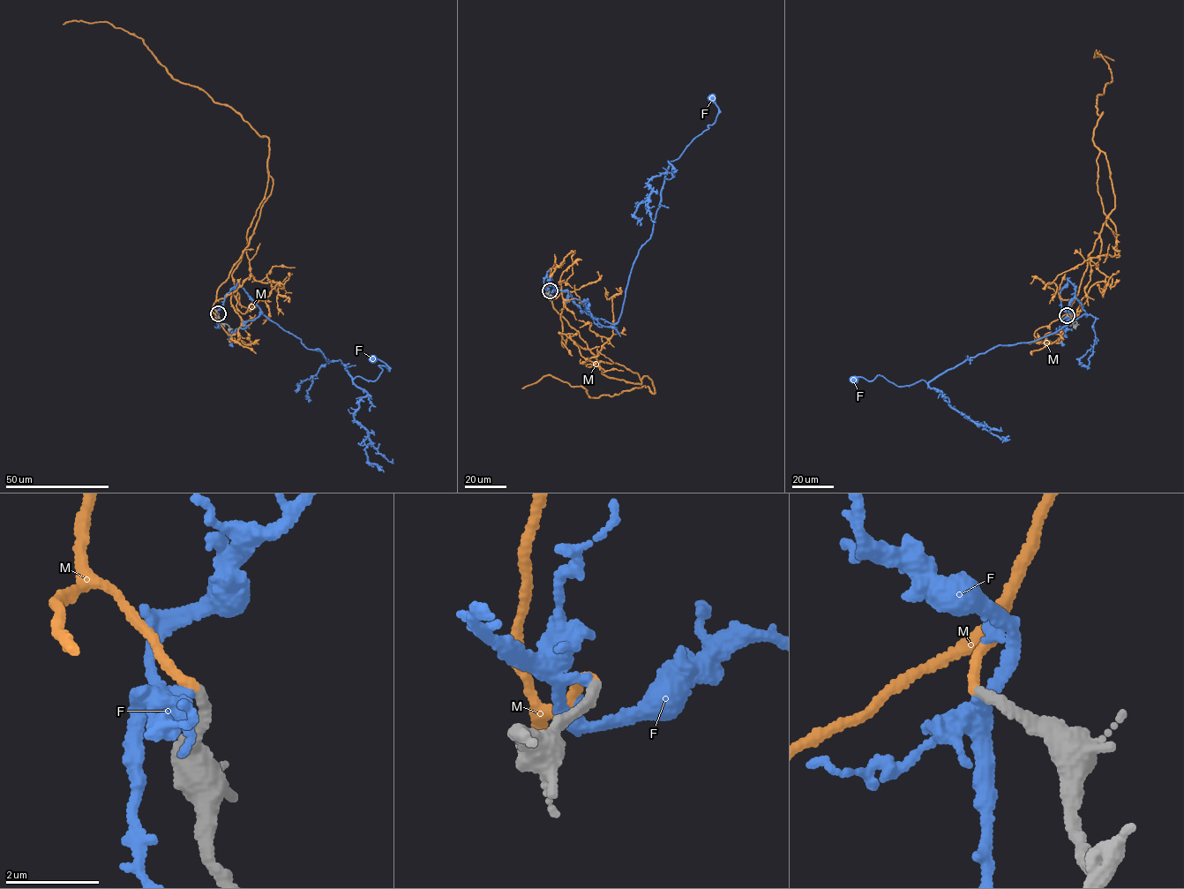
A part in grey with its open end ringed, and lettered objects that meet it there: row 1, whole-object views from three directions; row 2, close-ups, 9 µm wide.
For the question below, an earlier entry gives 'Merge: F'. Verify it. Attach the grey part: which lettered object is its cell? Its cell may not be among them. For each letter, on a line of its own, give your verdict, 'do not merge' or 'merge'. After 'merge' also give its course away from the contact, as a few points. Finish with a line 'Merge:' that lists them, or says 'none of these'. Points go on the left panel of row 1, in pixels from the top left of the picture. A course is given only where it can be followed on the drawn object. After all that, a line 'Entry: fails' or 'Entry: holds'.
F: do not merge
M: merge; it runs (218, 313), (218, 288), (270, 194), (269, 139), (174, 79), (140, 38), (107, 22), (63, 24)
Merge: M
Entry: fails

